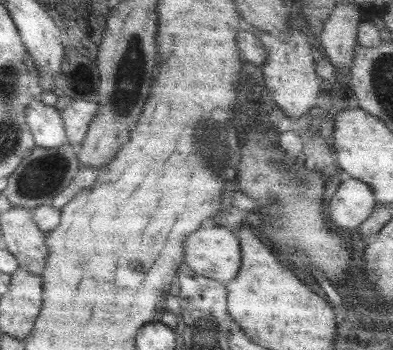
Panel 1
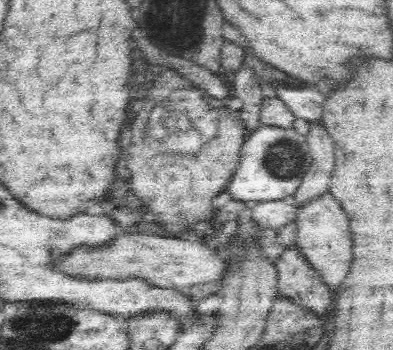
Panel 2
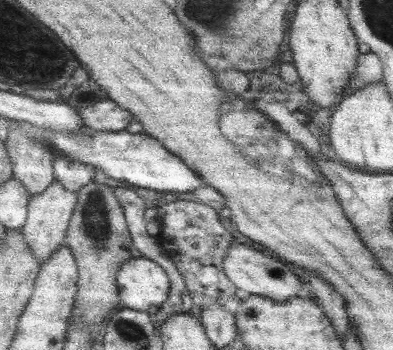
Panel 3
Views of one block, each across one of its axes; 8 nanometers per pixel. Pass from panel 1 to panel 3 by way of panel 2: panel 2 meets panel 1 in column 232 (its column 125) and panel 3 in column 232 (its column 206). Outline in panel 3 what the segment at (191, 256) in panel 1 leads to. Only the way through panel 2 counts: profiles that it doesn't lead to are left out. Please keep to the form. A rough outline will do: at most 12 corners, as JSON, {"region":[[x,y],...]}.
{"region":[[251,246],[227,250],[221,270],[241,296],[285,302],[299,280]]}

